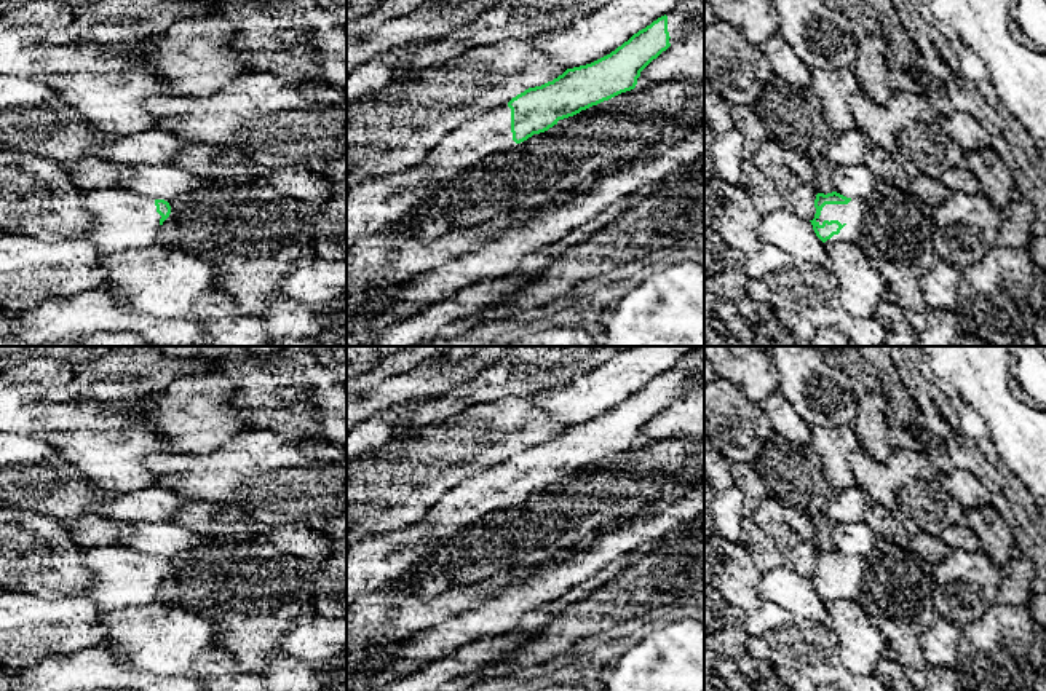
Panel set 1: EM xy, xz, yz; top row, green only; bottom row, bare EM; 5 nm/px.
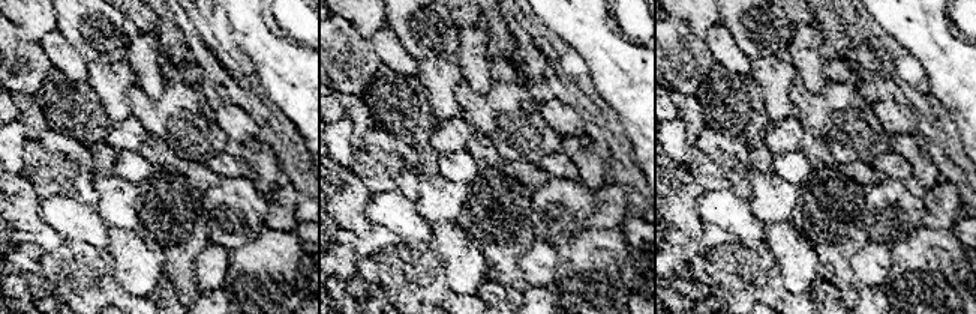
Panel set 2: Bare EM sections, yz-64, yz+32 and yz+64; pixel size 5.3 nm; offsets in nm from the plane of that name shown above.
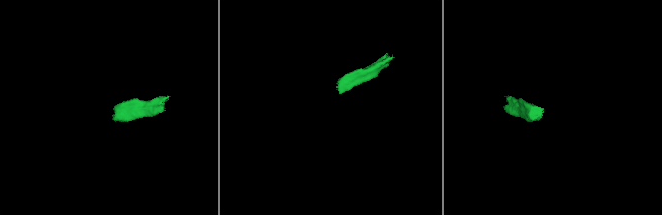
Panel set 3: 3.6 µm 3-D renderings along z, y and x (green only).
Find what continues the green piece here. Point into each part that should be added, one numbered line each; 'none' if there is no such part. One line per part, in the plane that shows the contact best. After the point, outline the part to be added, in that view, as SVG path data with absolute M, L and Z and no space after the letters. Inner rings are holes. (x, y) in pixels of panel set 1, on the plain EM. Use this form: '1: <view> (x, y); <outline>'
1: xz (679, 377); M698 346L666 372L671 404L683 397L690 381L703 369L704 369L704 346Z
2: yz (853, 570); M854 557L848 562L826 562L821 568L821 573L816 576L819 582L824 578L838 578L843 586L838 592L834 592L824 602L837 602L837 600L854 600L859 594L861 579L866 573L866 560L862 557Z

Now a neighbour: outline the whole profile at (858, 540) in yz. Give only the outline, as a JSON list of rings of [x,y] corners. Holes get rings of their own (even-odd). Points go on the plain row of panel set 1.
[[[866,522],[838,523],[834,527],[834,543],[837,551],[866,559],[877,544],[877,536]]]

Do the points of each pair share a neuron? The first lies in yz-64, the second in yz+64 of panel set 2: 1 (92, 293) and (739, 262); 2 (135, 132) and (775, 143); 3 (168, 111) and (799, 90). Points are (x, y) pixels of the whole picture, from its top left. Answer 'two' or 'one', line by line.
1: one
2: one
3: one

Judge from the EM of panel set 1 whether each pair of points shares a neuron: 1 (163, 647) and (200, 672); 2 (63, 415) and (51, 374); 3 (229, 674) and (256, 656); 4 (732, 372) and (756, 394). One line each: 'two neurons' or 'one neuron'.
1: two neurons
2: one neuron
3: two neurons
4: one neuron

